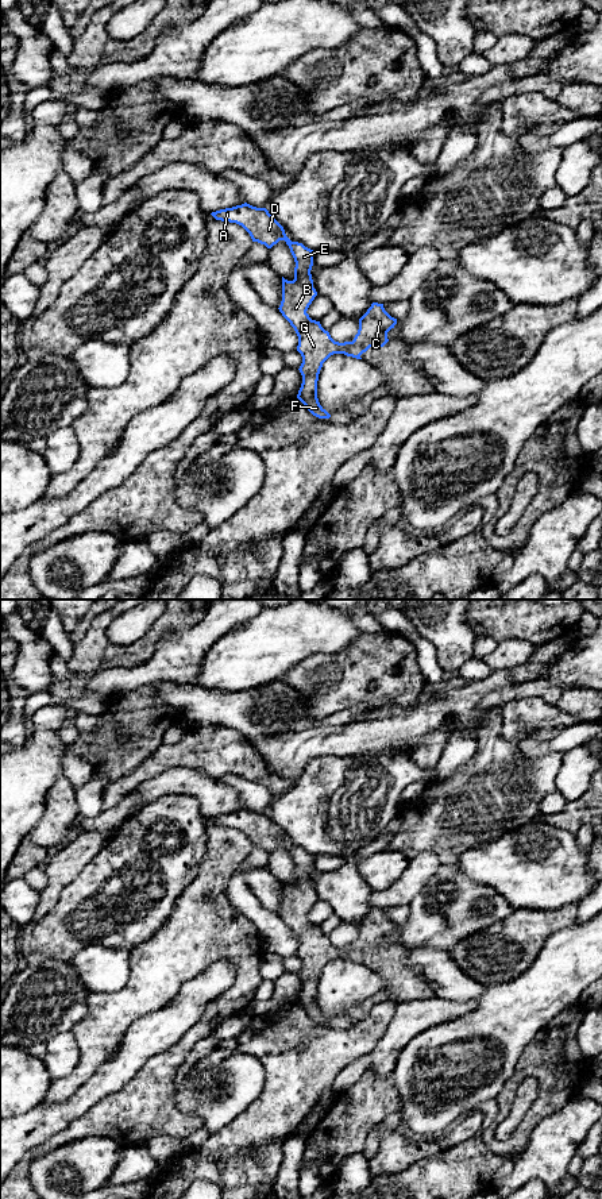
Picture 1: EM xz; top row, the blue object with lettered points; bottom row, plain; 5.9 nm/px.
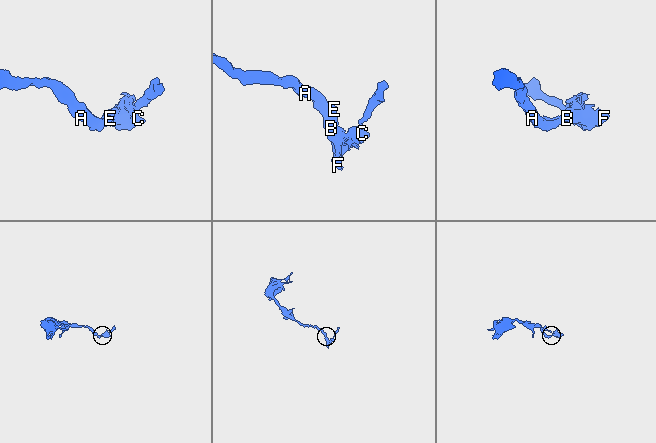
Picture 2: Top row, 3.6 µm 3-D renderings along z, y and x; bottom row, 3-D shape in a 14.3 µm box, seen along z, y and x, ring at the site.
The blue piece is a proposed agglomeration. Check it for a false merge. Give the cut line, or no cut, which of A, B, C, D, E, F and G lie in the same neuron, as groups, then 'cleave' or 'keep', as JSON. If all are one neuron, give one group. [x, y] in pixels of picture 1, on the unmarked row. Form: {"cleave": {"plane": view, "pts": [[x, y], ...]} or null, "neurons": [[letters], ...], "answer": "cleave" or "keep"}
{"cleave": null, "neurons": [["A", "B", "C", "D", "E", "F", "G"]], "answer": "keep"}

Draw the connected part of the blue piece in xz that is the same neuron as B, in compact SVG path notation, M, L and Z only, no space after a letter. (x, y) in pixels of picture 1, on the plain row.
M247 807L211 818L216 825L236 828L251 841L252 847L271 853L279 845L285 845L294 863L294 884L282 882L282 906L279 917L290 928L298 941L297 956L302 961L300 978L302 988L297 1003L319 1023L329 1023L331 1019L320 1010L317 1003L317 986L323 968L333 959L344 959L356 964L370 952L383 952L389 944L387 937L394 933L397 924L391 922L383 909L373 907L359 924L359 934L352 947L335 947L320 926L312 925L306 918L317 901L313 892L312 871L314 856L302 848L292 847L283 832L269 818L266 813L256 813Z

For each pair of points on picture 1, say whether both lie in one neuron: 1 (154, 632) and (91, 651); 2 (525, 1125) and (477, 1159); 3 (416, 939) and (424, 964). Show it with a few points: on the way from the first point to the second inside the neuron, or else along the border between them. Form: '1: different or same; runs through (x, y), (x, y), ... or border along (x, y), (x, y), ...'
1: same; runs through (139, 648), (135, 652), (107, 652)
2: different; border along (479, 1133), (483, 1142), (491, 1151), (505, 1157)
3: different; border along (447, 951), (413, 948), (405, 952)

